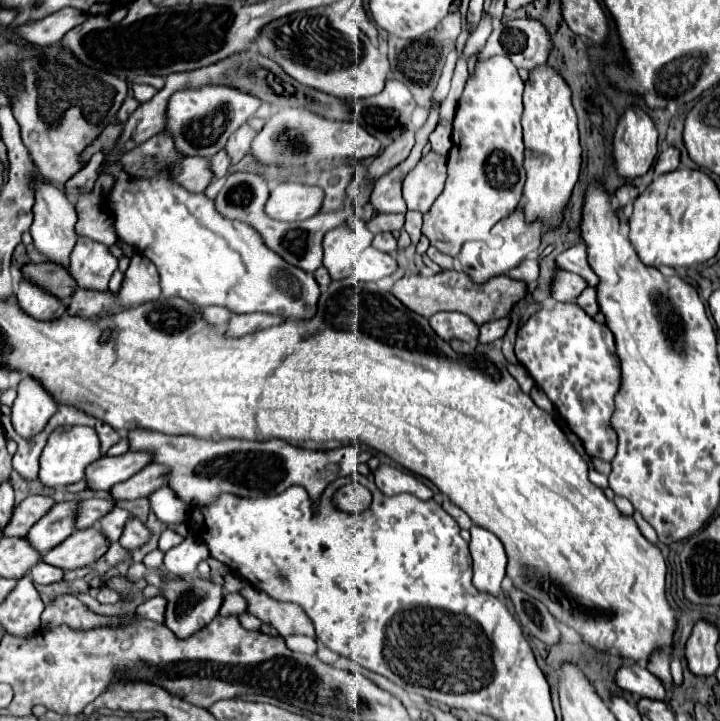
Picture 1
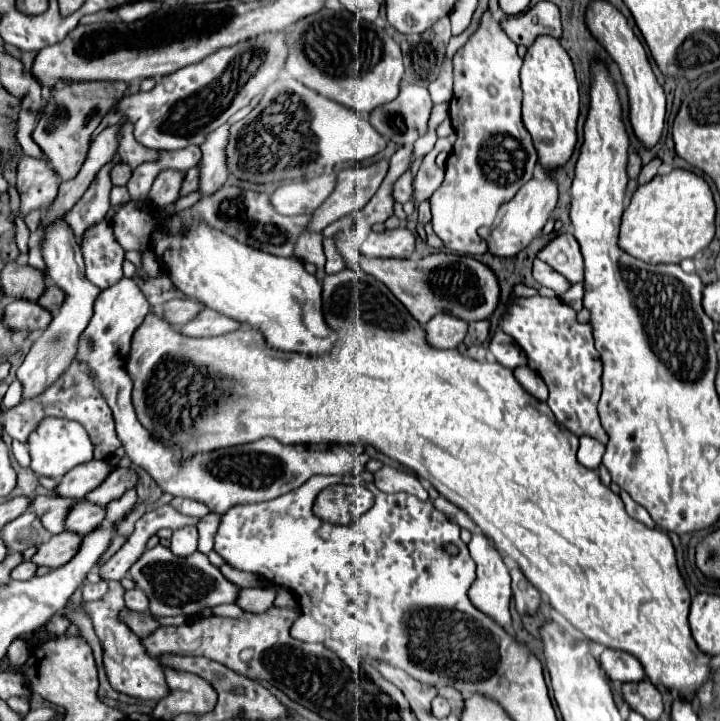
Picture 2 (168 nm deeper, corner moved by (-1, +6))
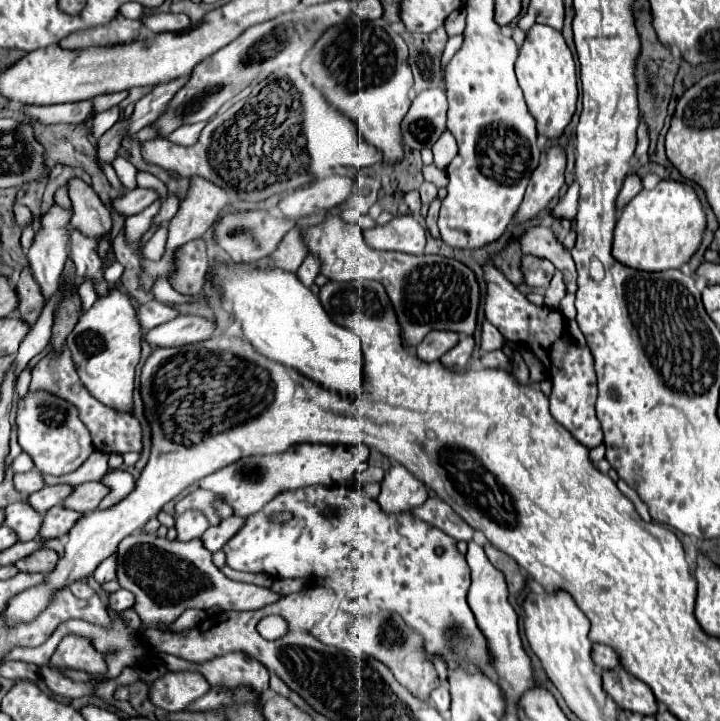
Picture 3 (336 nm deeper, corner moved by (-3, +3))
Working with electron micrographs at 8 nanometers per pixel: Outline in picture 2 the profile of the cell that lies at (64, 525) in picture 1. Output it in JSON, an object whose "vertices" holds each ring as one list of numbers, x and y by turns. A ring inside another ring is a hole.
{"vertices":[[31,510,3,528,3,542,7,544,9,552,23,552,31,546,43,544,47,538,49,534,45,526,41,526,41,520,37,514,31,514]]}

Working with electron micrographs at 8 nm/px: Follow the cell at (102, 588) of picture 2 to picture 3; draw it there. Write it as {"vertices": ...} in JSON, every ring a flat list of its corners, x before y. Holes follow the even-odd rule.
{"vertices":[[85,581,71,583,71,585,69,585,69,589,71,589,71,593,73,593,75,597,79,597,79,599,89,599,89,597,93,597,93,595,95,595,95,591,93,591]]}

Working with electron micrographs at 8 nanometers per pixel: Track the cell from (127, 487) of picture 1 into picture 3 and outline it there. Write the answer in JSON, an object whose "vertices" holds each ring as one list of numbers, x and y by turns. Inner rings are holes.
{"vertices":[[95,481,95,483,81,483,75,487,75,493,71,497,67,497,67,501,63,501,63,507,79,511,79,513,87,513,93,511,101,497,107,495,107,489,103,483]]}

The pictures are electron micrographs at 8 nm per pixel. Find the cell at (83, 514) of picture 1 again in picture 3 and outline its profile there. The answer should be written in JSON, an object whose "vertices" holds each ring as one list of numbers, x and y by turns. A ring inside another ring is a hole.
{"vertices":[[11,503,5,507,5,525,13,529,19,541,31,541,37,537,43,515,31,509,27,503]]}

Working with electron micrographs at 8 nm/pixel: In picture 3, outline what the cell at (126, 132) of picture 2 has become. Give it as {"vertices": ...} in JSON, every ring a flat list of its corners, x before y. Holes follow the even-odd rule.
{"vertices":[[109,109,109,111,103,111,99,113,95,119,93,119,93,137,99,139,107,129,111,129,121,117,121,111,119,109]]}

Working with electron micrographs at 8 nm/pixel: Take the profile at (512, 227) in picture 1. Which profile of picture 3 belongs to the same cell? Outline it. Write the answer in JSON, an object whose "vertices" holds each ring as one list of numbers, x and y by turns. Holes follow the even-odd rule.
{"vertices":[[553,145,545,151,545,161,531,175,523,203,515,215,517,223,529,221,541,209,545,209,553,197,557,197,559,189,565,183,565,163,567,157,561,145]]}

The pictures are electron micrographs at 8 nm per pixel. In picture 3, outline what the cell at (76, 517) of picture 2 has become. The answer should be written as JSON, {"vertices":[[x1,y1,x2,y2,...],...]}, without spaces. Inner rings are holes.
{"vertices":[[57,505,55,509,49,509,47,513,43,513,43,525,39,529,39,537,41,539,59,539,75,525,77,519,79,519,77,511]]}

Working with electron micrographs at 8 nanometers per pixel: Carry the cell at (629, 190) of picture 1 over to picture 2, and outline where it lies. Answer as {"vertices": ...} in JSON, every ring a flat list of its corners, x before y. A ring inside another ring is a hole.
{"vertices":[[632,150,629,154,629,162,627,162,627,176,631,180,637,180,639,172,641,172,642,160,636,150]]}

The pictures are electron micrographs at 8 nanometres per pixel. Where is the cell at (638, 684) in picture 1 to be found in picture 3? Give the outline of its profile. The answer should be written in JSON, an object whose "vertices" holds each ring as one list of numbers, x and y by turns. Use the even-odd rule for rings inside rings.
{"vertices":[[595,643,591,647,591,657,593,657,593,663,601,669,615,669,619,667,619,657,613,649,609,649,607,645,599,645]]}

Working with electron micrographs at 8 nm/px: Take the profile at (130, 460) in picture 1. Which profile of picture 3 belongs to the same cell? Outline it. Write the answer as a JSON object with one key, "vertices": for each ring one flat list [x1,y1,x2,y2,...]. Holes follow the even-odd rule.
{"vertices":[[53,485,53,487,43,487,31,495,27,495,25,503,31,505,35,511,39,513,45,513,47,509,55,507,55,505,61,505,63,499,73,491,71,485]]}

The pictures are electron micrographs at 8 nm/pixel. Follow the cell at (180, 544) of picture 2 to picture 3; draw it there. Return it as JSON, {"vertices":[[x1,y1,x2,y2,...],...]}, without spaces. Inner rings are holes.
{"vertices":[[189,509,189,511,185,511,177,517,175,527,177,527,177,539,179,541,189,541,189,539,201,537,207,531,209,521,201,511]]}

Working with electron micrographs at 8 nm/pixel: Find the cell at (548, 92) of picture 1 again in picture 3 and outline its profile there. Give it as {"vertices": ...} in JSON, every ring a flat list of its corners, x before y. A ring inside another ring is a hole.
{"vertices":[[533,25,525,35,523,47,519,49,515,73,519,87,523,89,527,107,537,119,537,131,549,139,559,137,575,113,575,103,579,95,575,61,561,31,551,29,549,25]]}

